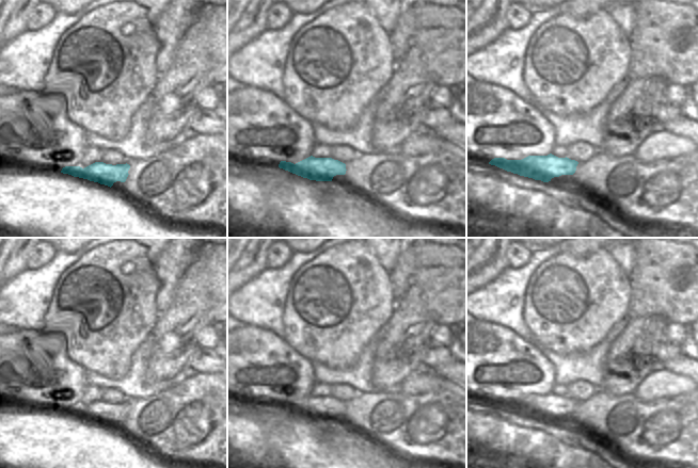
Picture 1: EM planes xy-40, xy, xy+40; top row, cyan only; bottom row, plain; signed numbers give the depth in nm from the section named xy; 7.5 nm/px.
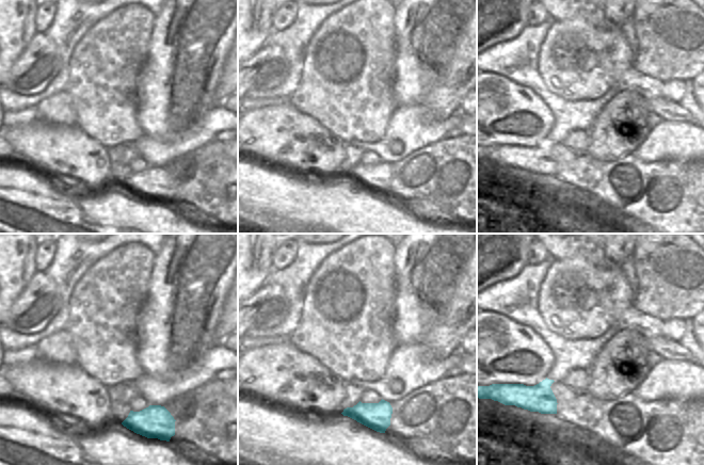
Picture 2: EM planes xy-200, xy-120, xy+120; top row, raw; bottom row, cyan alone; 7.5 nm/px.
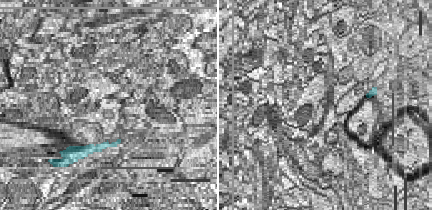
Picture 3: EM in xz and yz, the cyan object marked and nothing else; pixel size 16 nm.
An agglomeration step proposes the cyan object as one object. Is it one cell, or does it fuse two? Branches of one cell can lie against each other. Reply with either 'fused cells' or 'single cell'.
single cell

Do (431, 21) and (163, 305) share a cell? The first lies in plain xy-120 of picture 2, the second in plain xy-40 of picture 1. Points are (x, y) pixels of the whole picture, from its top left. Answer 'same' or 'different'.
same

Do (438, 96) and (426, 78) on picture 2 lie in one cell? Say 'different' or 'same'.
different

